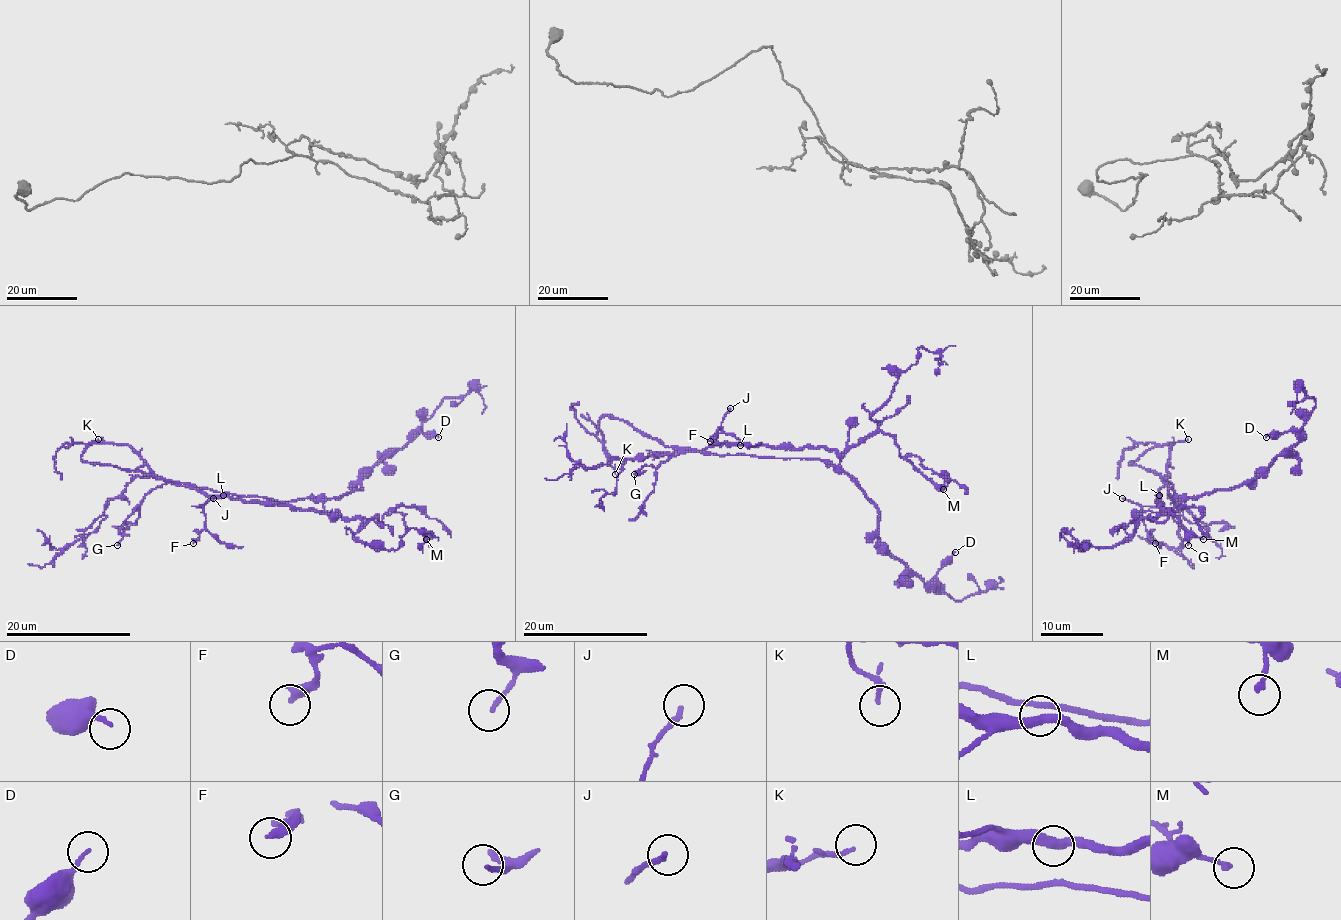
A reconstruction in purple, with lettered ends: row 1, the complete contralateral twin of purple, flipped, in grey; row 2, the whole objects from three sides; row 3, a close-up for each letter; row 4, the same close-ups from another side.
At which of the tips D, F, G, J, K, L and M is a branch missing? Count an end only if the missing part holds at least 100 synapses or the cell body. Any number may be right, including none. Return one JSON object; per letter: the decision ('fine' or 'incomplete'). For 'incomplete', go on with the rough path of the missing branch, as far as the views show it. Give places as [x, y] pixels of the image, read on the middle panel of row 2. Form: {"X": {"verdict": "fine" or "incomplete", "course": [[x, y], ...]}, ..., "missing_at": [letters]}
{"D": {"verdict": "fine"}, "F": {"verdict": "fine"}, "G": {"verdict": "fine"}, "J": {"verdict": "fine"}, "K": {"verdict": "fine"}, "L": {"verdict": "fine"}, "M": {"verdict": "fine"}, "missing_at": []}

